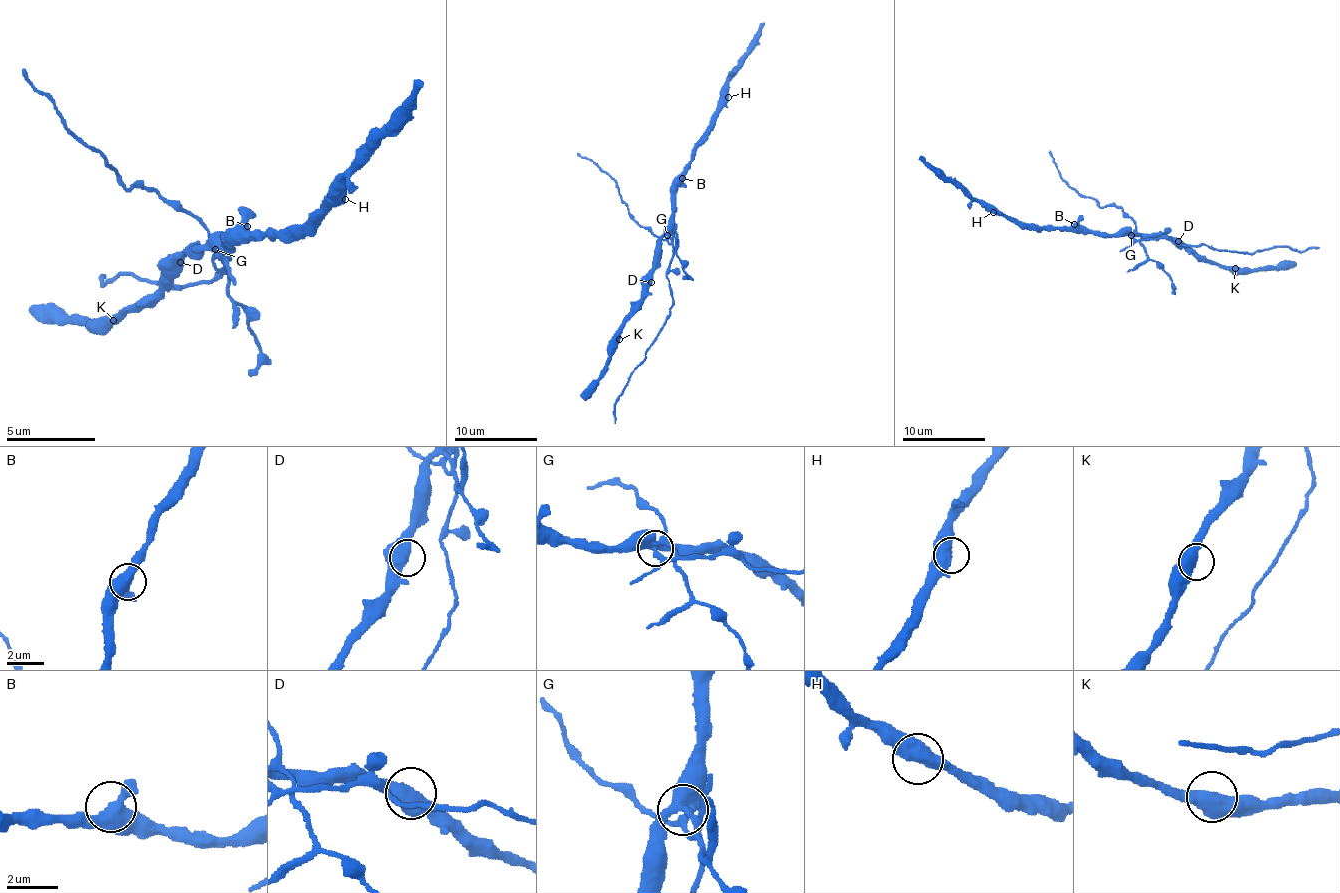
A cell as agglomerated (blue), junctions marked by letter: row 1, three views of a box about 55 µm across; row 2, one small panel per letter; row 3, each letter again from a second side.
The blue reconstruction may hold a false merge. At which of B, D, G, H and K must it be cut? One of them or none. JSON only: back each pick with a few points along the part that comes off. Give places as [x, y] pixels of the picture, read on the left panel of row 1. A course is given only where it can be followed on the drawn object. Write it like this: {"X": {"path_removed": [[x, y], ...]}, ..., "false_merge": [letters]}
{"G": {"path_removed": [[216, 248], [229, 257], [216, 257], [220, 275], [171, 288], [135, 275], [122, 275], [104, 284], [104, 275]]}, "false_merge": ["G"]}

